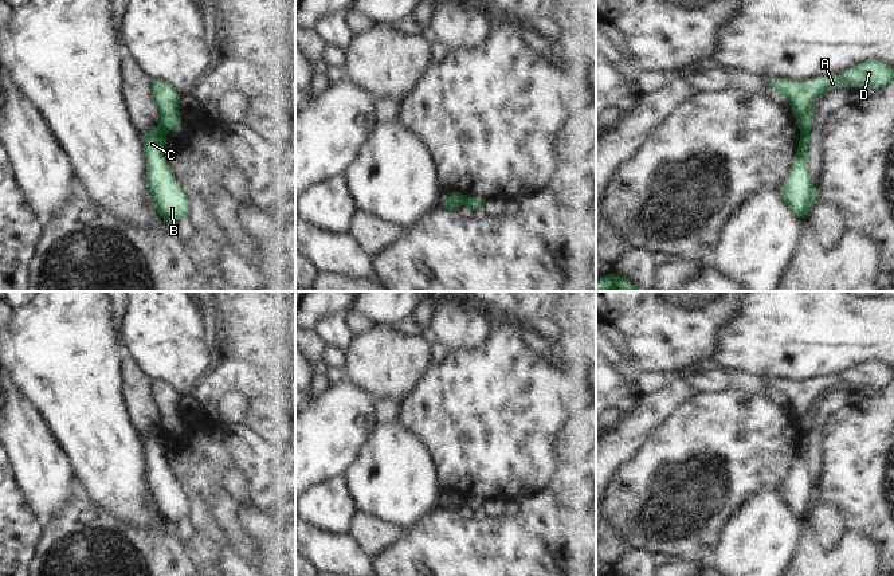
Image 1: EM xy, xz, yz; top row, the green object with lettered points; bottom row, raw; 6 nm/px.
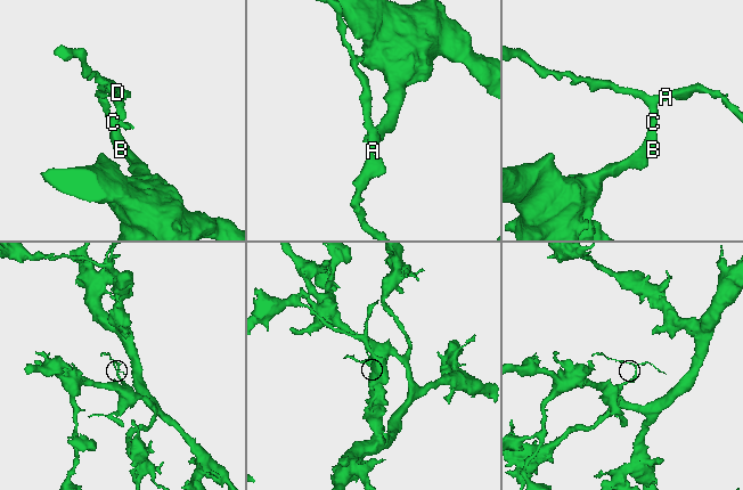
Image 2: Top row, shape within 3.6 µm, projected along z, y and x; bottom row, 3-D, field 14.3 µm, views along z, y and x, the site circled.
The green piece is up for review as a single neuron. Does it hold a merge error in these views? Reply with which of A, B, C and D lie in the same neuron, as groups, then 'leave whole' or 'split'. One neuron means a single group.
A D / B C; split

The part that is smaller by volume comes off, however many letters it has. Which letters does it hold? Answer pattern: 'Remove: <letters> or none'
Remove: A, D

